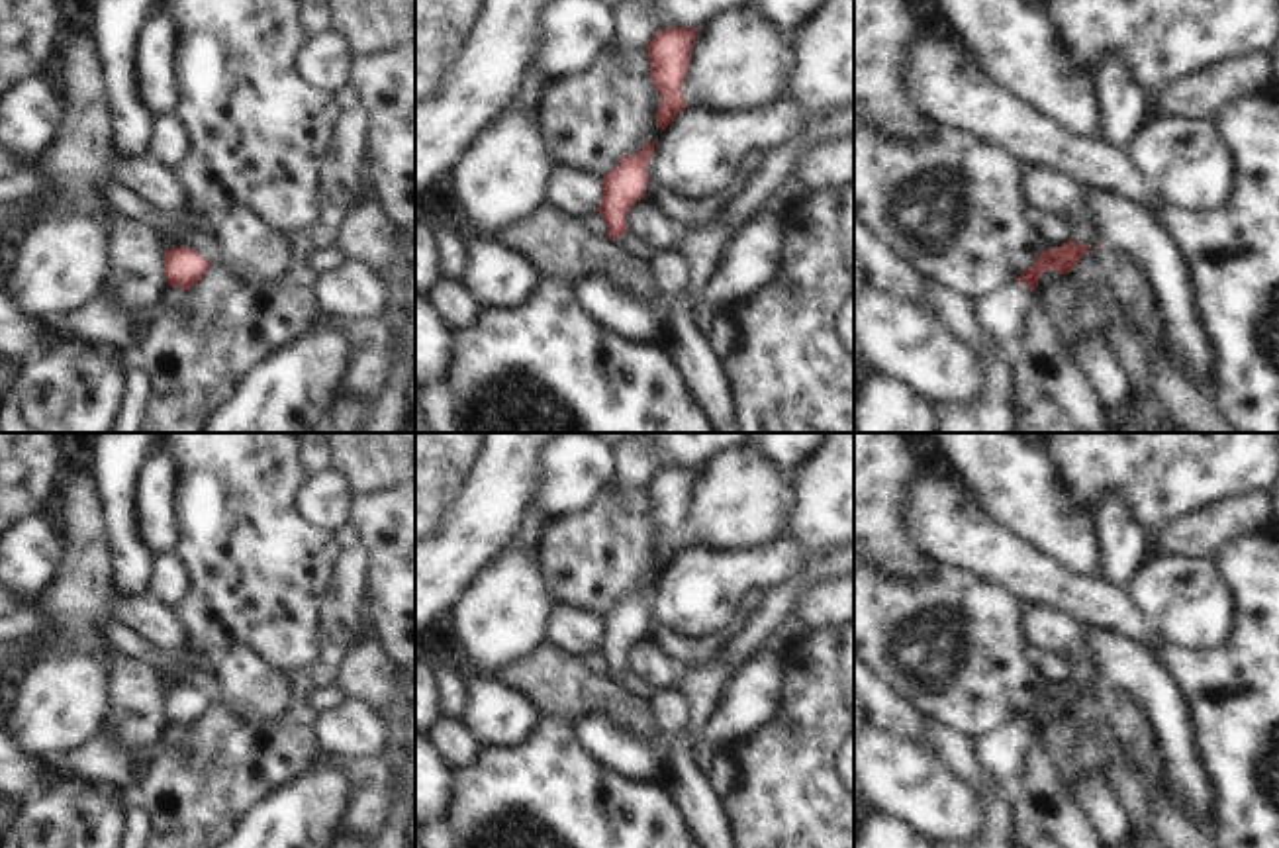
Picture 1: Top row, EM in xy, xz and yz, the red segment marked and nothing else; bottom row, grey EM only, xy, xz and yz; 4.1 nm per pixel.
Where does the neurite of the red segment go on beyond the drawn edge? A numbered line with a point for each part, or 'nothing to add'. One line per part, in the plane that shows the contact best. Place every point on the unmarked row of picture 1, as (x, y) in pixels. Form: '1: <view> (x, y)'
nothing to add.

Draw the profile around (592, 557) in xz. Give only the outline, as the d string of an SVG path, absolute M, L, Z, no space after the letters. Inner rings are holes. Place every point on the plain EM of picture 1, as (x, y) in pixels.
M615 476L590 505L545 523L537 542L541 576L556 603L572 603L603 617L627 593L639 593L662 572L656 554L662 535L650 519L646 486L621 484Z

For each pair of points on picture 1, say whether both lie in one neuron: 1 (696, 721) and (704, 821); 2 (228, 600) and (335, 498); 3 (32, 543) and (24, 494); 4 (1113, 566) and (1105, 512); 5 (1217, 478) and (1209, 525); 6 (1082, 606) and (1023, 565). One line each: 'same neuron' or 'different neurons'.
1: same neuron
2: different neurons
3: different neurons
4: same neuron
5: different neurons
6: same neuron

